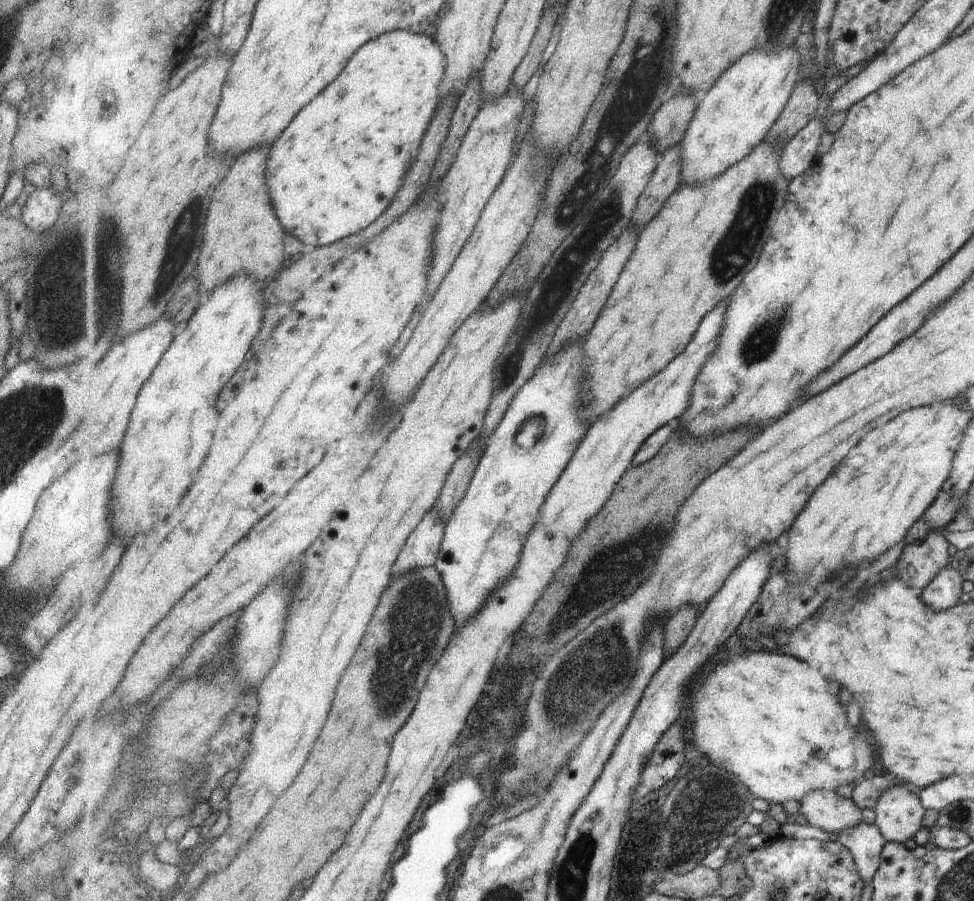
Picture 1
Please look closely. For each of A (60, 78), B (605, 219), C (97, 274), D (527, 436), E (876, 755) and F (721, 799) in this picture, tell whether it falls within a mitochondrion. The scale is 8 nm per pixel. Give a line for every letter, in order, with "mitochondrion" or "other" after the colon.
A: other
B: mitochondrion
C: mitochondrion
D: mitochondrion
E: other
F: mitochondrion

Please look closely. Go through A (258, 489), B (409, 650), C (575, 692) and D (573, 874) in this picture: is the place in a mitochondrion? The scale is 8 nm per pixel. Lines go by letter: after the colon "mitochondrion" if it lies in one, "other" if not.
A: other
B: mitochondrion
C: mitochondrion
D: mitochondrion

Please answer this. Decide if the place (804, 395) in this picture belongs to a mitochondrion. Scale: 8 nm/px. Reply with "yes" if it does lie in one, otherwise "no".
no

